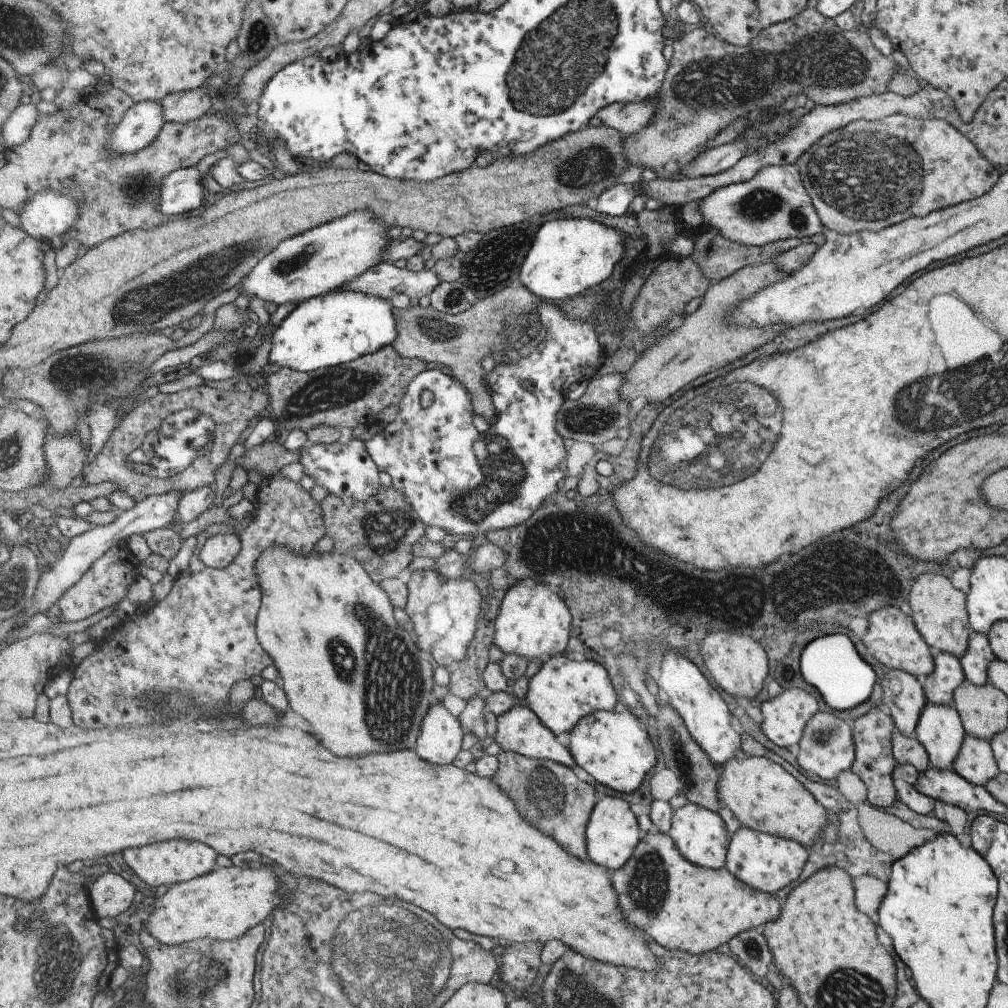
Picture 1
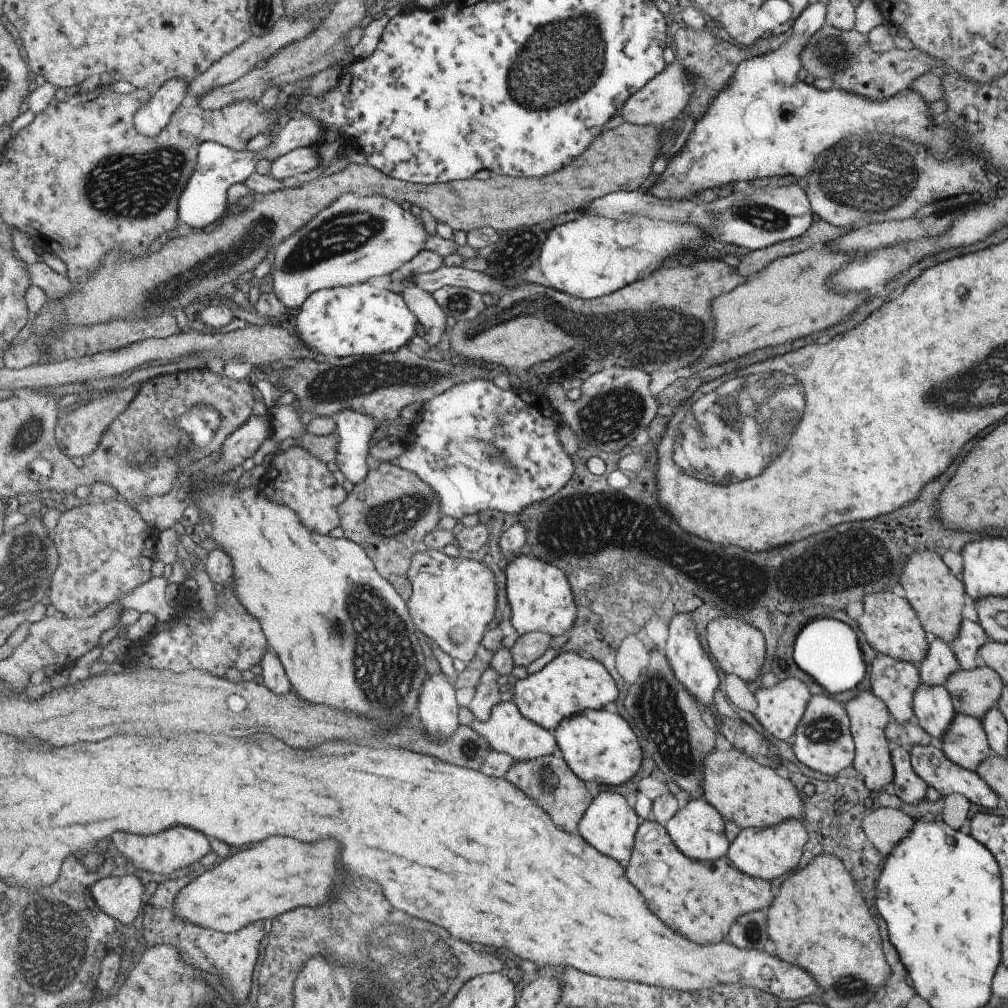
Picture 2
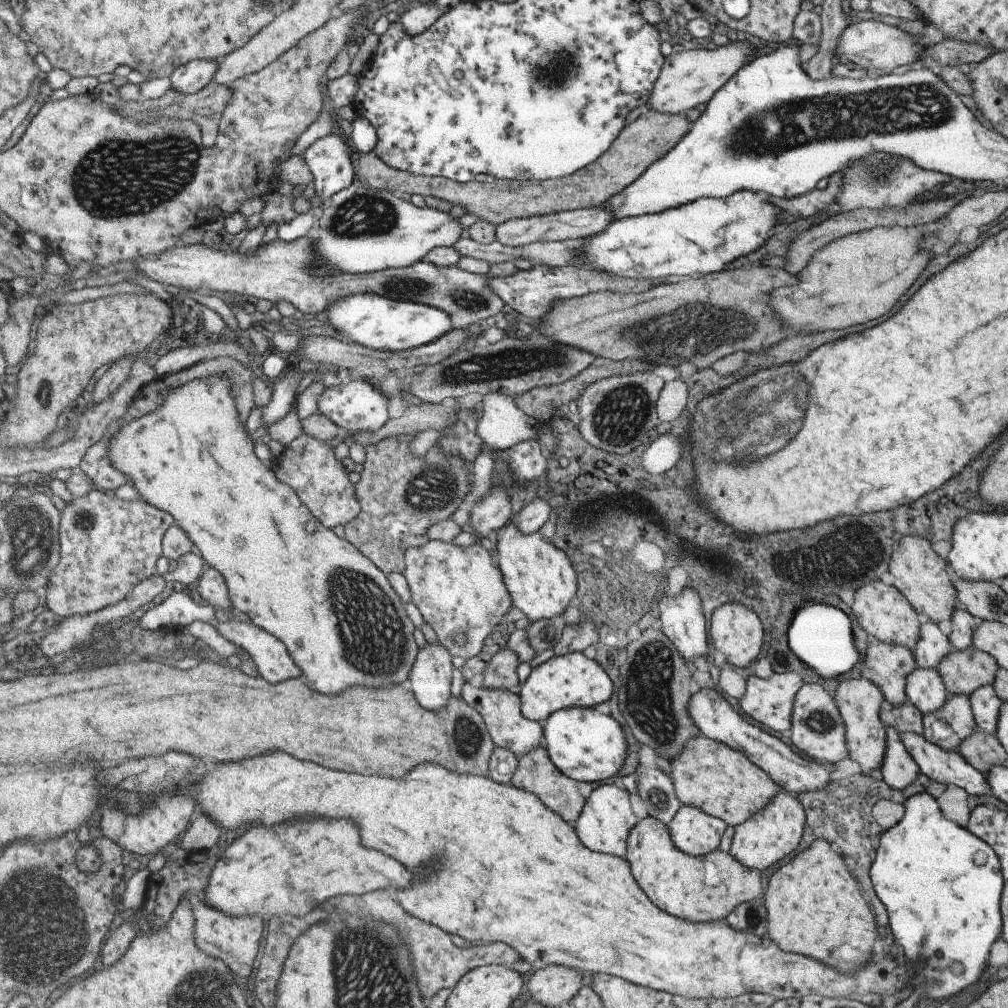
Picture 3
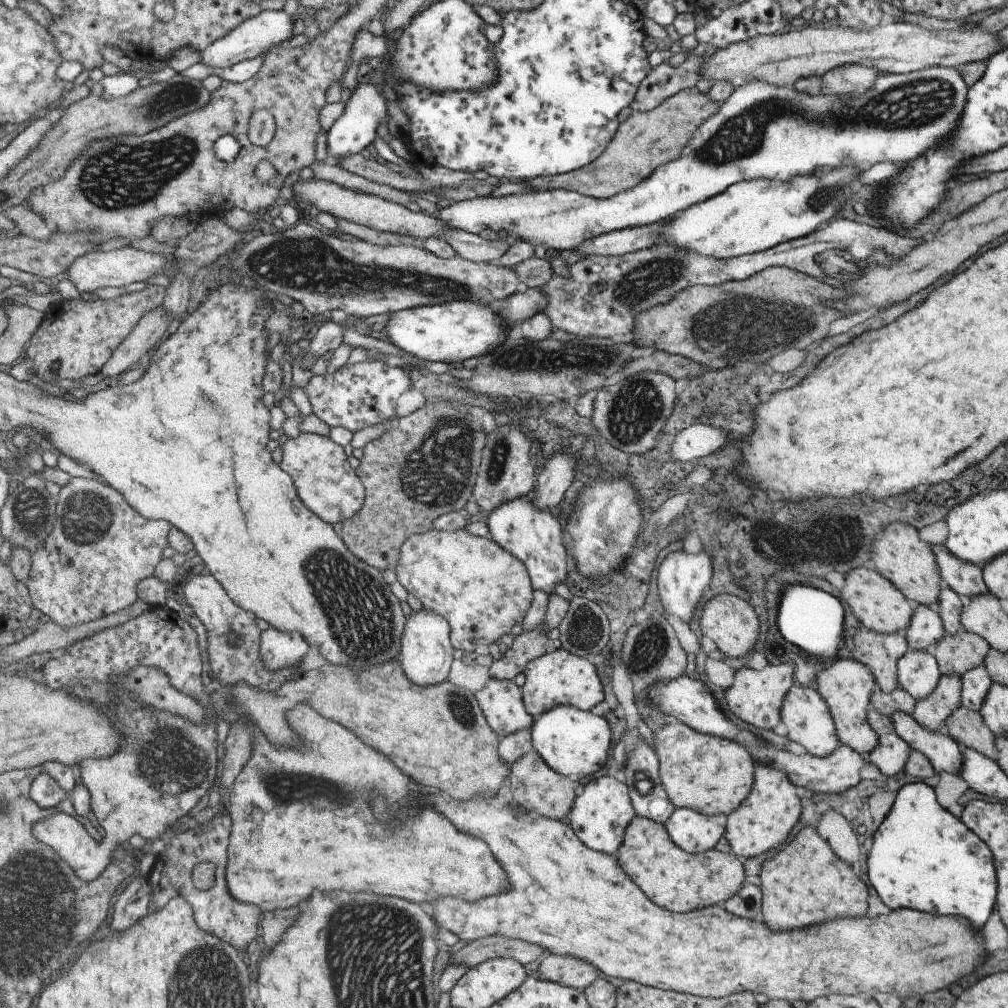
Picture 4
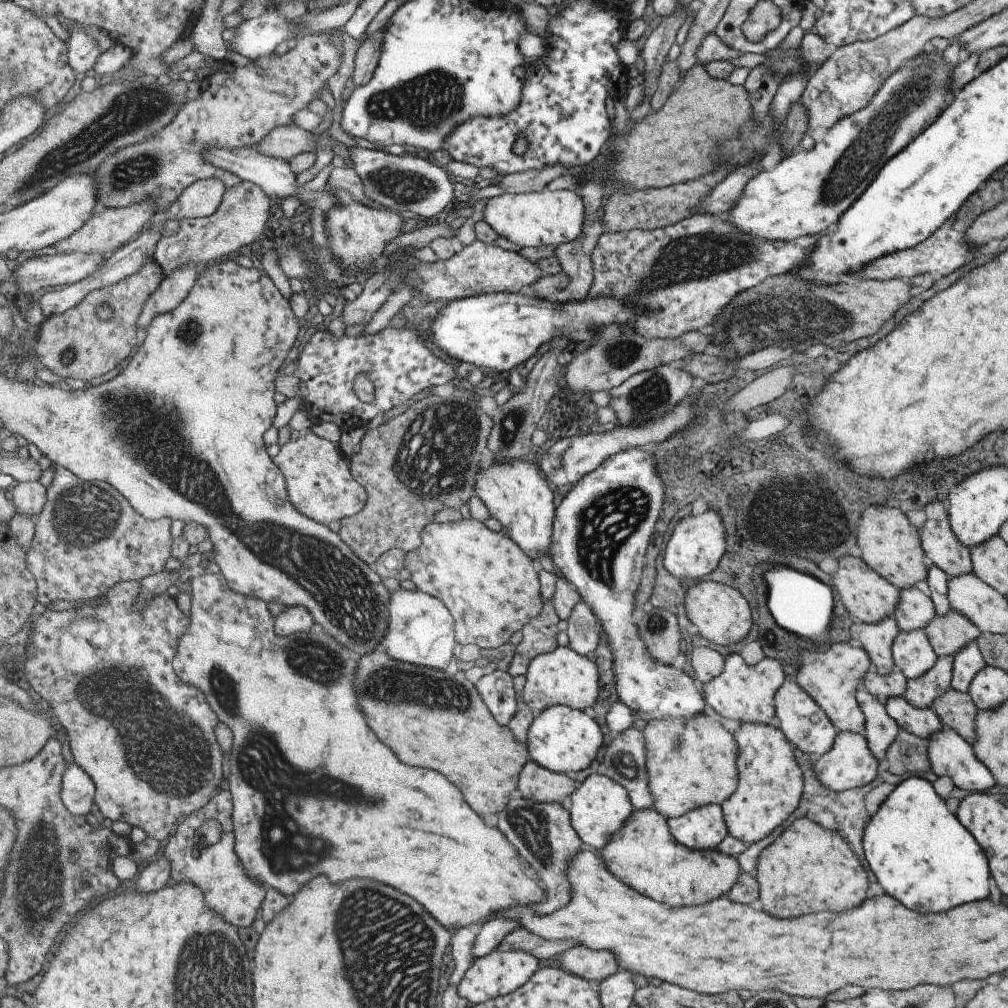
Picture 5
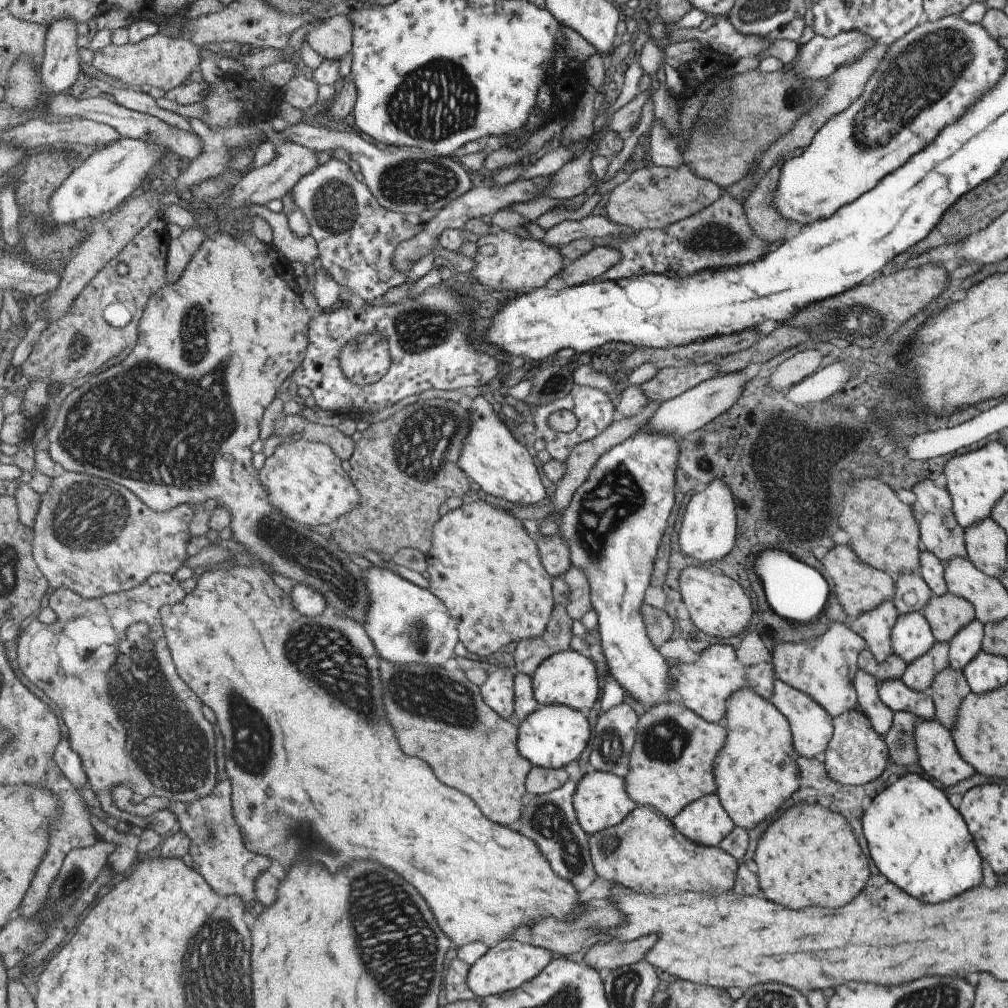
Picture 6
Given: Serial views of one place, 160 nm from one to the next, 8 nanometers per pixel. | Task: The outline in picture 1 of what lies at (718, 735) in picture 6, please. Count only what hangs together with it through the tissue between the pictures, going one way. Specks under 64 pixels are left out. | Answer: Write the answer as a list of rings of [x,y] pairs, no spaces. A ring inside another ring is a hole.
[[[763,757],[729,758],[720,766],[716,780],[716,797],[721,806],[725,807],[737,820],[741,827],[769,833],[770,835],[791,839],[805,848],[813,848],[819,840],[824,826],[827,824],[826,812],[819,806],[813,795],[798,781],[795,780],[786,768]]]

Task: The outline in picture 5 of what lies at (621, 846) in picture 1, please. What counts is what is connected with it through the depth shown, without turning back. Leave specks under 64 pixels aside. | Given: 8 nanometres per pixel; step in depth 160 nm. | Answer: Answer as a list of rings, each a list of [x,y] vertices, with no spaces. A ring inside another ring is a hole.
[[[601,771],[587,776],[576,793],[570,798],[570,808],[567,810],[571,817],[574,831],[577,832],[579,842],[593,852],[598,853],[608,844],[609,838],[613,836],[615,830],[620,828],[625,820],[634,810],[631,797],[621,783],[614,782]]]

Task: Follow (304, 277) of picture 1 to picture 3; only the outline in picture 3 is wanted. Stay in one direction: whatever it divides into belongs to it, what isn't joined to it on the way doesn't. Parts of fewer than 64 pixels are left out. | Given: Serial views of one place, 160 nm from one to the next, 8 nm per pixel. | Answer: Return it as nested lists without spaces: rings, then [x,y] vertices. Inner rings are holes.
[[[353,184],[343,189],[335,197],[324,204],[323,212],[319,214],[319,230],[316,237],[316,251],[320,270],[314,265],[314,276],[334,275],[339,271],[350,273],[374,273],[386,268],[401,268],[411,266],[415,262],[425,260],[426,256],[438,246],[454,246],[463,236],[465,228],[458,218],[453,218],[447,211],[433,207],[417,208],[406,202],[397,194],[381,189],[368,188],[361,184]]]

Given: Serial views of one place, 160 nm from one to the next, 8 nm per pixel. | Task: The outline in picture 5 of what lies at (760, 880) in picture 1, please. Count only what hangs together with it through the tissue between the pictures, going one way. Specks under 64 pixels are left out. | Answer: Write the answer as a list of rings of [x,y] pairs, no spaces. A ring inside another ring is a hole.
[[[742,722],[739,730],[732,736],[737,744],[737,786],[720,808],[727,835],[749,846],[769,836],[797,809],[803,789],[803,776],[795,762],[793,747],[781,734],[779,728],[755,724],[755,722]]]

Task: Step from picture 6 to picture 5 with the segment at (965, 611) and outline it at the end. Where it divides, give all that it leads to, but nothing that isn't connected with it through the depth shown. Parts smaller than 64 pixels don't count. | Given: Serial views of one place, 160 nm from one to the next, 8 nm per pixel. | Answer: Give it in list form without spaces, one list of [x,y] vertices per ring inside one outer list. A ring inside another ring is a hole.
[[[953,611],[945,616],[933,616],[924,632],[936,658],[952,657],[957,650],[976,642],[980,634],[967,618]]]

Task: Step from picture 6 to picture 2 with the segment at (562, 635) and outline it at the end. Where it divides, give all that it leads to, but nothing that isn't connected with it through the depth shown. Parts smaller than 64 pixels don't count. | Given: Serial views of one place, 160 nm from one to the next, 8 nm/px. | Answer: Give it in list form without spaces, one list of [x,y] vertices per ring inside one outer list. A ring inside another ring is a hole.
[[[493,665],[482,674],[475,695],[467,706],[477,718],[476,723],[483,724],[491,716],[493,707],[501,702],[503,680]]]

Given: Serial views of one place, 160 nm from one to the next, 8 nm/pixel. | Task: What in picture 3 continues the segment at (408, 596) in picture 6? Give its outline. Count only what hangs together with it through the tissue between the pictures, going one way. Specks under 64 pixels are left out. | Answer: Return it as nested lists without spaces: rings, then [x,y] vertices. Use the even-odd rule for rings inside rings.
[[[439,640],[436,644],[426,643],[424,647],[420,648],[407,683],[415,693],[417,700],[426,709],[441,711],[441,708],[449,702],[451,682],[453,682],[453,657],[447,647]]]

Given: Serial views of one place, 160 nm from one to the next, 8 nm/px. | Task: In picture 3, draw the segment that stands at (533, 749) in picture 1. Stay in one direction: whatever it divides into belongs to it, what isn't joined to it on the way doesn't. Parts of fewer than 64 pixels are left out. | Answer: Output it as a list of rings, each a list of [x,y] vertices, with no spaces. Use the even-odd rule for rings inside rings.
[[[465,684],[460,691],[460,697],[481,713],[497,746],[513,750],[519,758],[543,746],[544,726],[539,721],[532,721],[524,715],[522,698],[519,694],[514,694],[507,689],[492,689],[483,686],[471,688]]]

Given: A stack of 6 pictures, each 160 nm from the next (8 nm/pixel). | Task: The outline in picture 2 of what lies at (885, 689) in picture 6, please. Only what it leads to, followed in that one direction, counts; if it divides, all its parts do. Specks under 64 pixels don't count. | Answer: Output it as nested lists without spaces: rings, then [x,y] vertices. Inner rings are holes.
[[[932,743],[927,746],[913,745],[909,748],[909,753],[910,765],[915,771],[915,774],[917,774],[923,782],[935,788],[941,796],[944,797],[951,793],[959,793],[969,802],[973,802],[973,804],[979,804],[979,806],[983,806],[983,808],[996,808],[996,794],[988,787],[988,784],[983,782],[983,780],[975,774],[975,771],[958,767],[954,762],[951,762],[942,753],[942,750],[937,744]]]

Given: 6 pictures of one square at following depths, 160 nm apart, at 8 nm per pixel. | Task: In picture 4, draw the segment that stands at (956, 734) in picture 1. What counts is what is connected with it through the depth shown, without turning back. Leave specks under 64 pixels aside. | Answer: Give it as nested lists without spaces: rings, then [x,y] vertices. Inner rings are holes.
[[[907,649],[896,660],[898,686],[915,700],[924,699],[931,694],[940,675],[935,657],[929,650]]]

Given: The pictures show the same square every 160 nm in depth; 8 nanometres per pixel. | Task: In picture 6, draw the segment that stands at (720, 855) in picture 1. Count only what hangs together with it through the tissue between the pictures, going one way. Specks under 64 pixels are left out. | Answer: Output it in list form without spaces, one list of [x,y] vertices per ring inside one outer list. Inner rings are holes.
[[[715,794],[691,802],[670,822],[681,836],[699,846],[717,847],[734,828]]]

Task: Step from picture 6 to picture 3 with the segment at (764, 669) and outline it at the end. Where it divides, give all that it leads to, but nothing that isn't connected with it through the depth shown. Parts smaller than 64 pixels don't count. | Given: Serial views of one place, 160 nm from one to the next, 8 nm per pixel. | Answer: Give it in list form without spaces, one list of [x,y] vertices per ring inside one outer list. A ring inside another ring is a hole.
[[[775,670],[764,679],[750,675],[746,679],[743,694],[738,700],[739,708],[761,726],[773,732],[783,732],[789,728],[792,700],[802,684],[801,678],[795,672],[785,672],[785,670]]]

